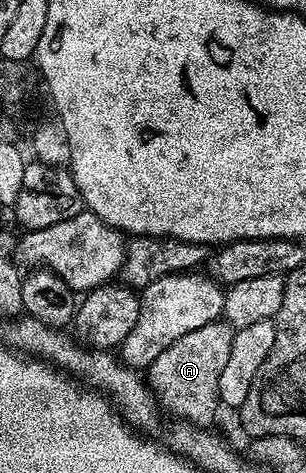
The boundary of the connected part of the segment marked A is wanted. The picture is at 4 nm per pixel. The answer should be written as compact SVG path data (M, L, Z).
M216 321L201 326L174 341L167 349L146 368L152 375L160 398L167 406L190 415L200 429L207 429L221 411L219 401L219 382L221 369L225 369L225 357L229 357L229 349L233 346L236 328L226 321Z

